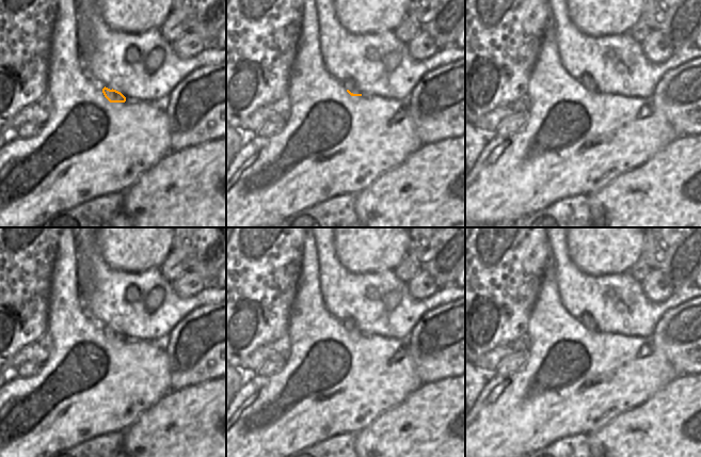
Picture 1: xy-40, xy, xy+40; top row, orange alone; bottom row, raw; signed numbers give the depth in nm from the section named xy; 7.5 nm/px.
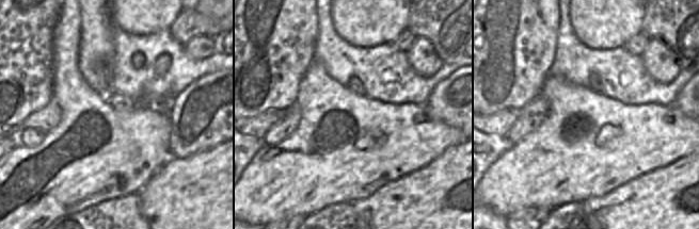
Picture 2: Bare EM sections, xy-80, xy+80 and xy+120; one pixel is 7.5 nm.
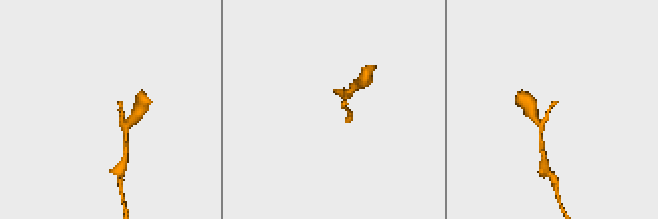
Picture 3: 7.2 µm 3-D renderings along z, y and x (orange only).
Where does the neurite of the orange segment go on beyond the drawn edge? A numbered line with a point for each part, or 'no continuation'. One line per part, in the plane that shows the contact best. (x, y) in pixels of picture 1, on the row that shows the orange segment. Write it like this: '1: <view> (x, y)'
1: xy (349, 84)

